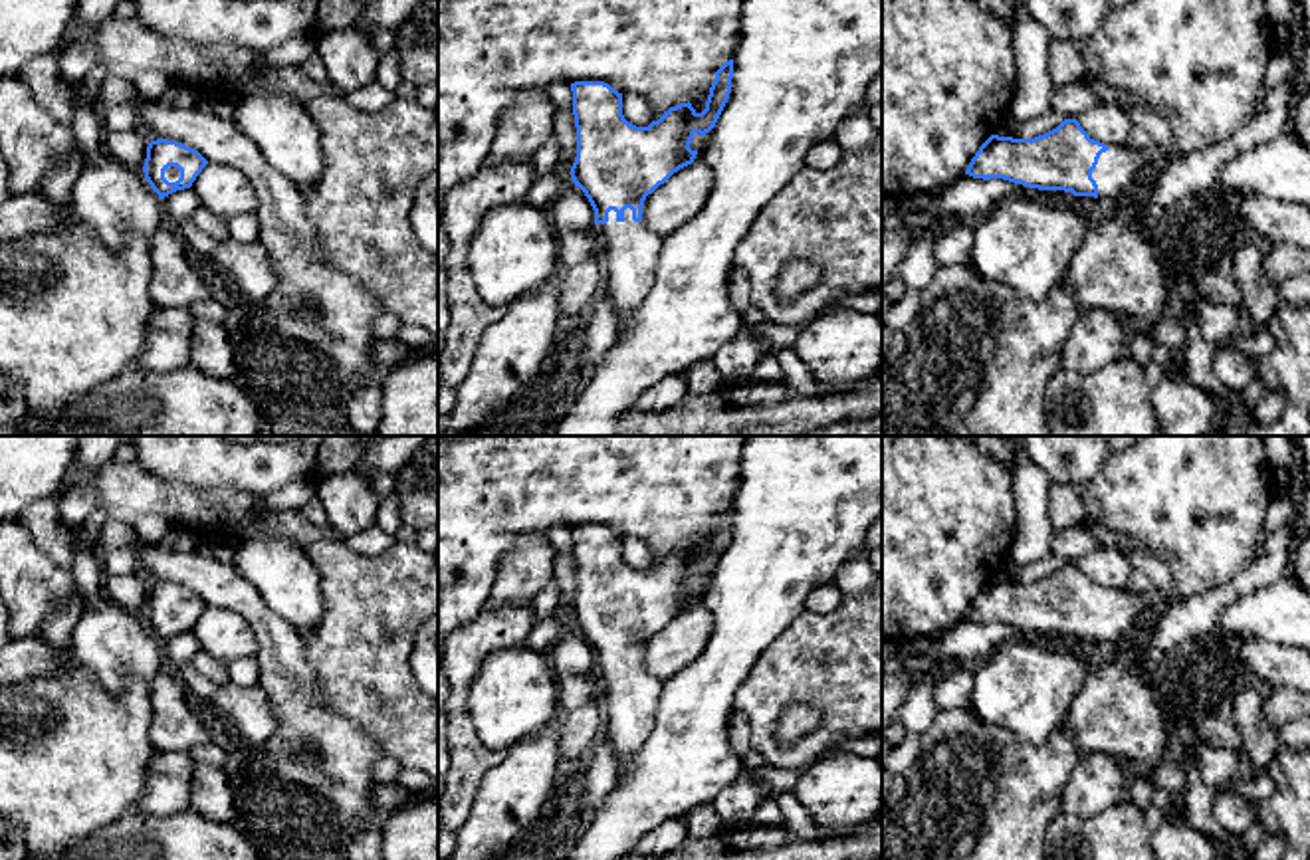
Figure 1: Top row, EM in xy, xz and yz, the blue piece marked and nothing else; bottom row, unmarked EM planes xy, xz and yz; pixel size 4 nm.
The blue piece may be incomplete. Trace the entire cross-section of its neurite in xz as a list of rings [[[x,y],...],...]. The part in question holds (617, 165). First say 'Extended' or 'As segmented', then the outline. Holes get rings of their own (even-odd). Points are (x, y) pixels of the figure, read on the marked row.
Extended. [[[733,59],[725,61],[710,87],[706,109],[698,113],[692,103],[680,103],[664,111],[648,127],[636,127],[622,115],[622,93],[604,81],[575,81],[573,115],[577,127],[577,157],[571,178],[589,198],[595,210],[595,230],[604,244],[602,277],[606,295],[616,307],[618,331],[628,321],[654,283],[664,236],[642,224],[642,206],[648,194],[664,184],[674,172],[694,162],[698,151],[690,149],[694,135],[710,133],[731,93]]]

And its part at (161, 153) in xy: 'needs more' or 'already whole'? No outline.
needs more

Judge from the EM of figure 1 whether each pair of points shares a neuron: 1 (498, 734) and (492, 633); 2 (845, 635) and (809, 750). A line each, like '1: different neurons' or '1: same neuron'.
1: different neurons
2: same neuron

